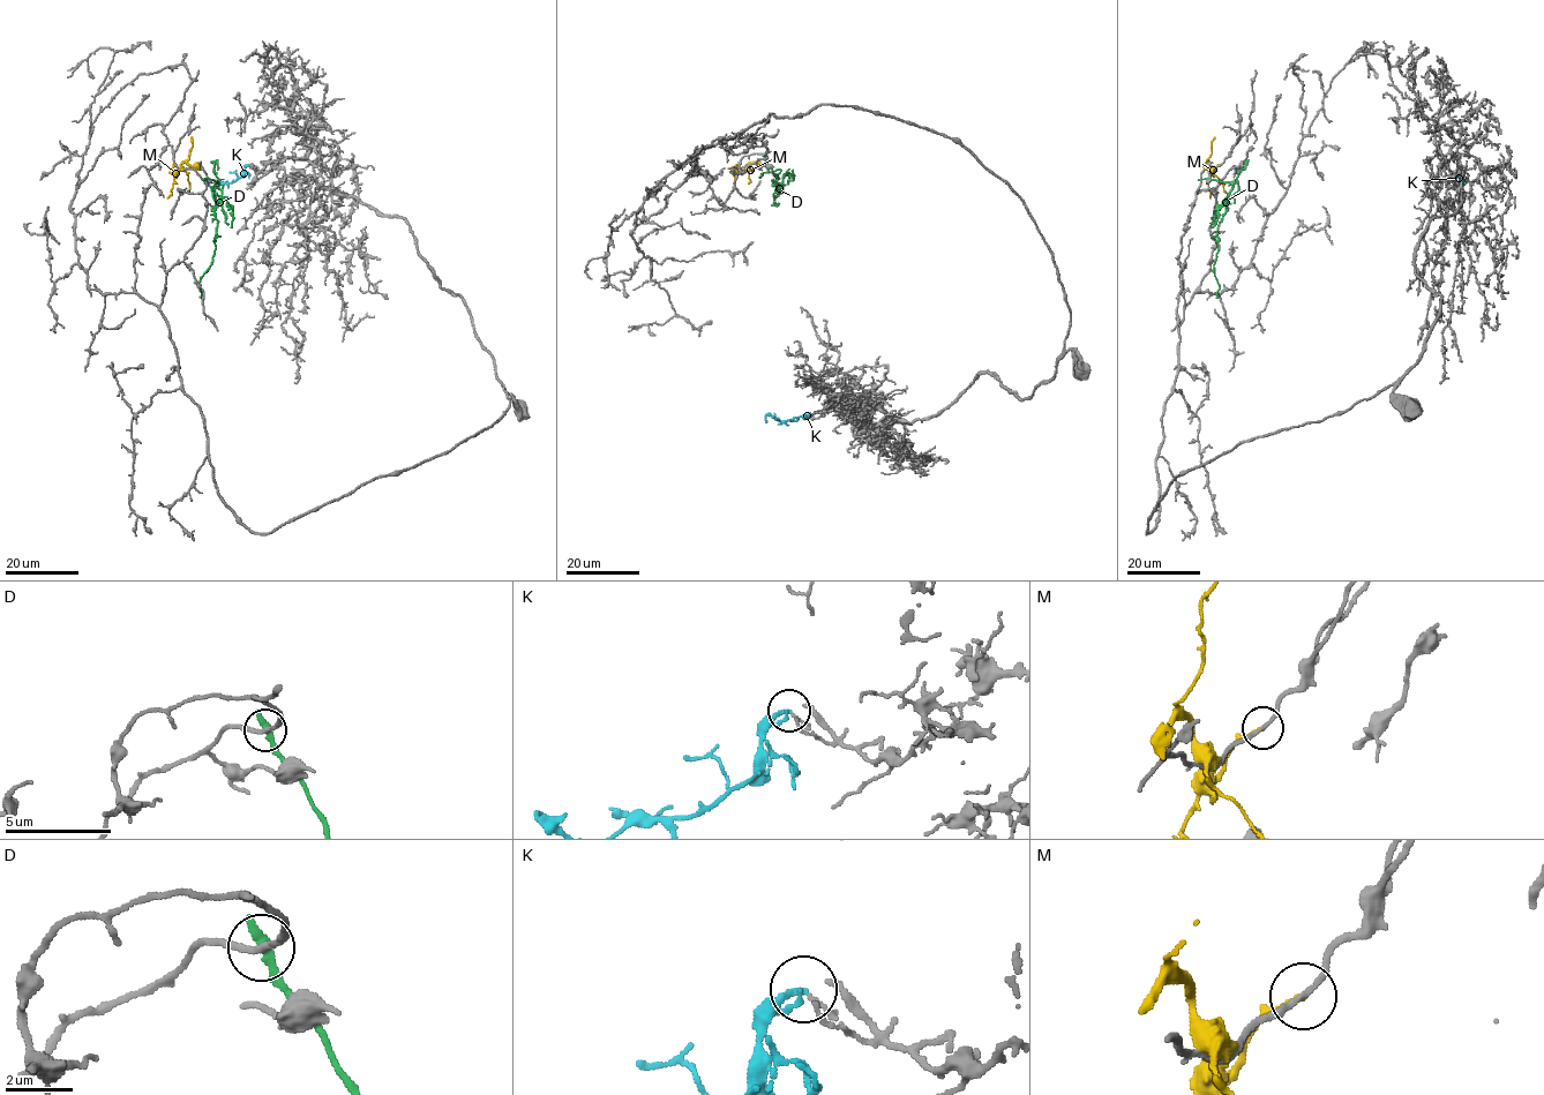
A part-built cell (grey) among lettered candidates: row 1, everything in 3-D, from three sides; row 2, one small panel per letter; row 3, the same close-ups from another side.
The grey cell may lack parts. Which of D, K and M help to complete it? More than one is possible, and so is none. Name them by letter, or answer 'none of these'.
none of these

